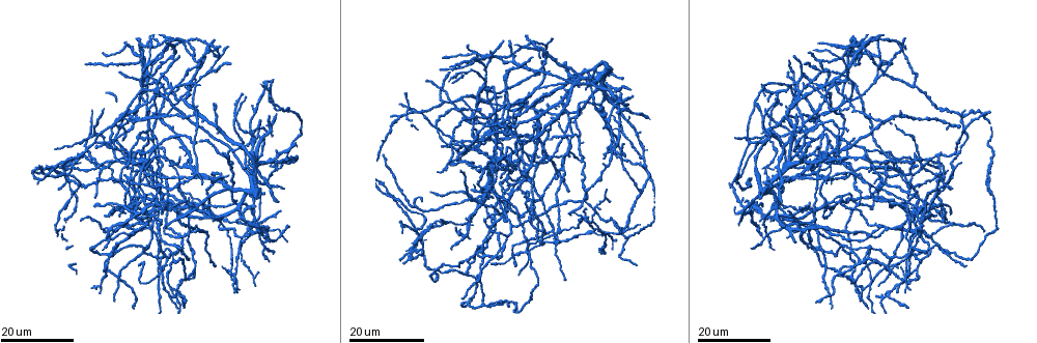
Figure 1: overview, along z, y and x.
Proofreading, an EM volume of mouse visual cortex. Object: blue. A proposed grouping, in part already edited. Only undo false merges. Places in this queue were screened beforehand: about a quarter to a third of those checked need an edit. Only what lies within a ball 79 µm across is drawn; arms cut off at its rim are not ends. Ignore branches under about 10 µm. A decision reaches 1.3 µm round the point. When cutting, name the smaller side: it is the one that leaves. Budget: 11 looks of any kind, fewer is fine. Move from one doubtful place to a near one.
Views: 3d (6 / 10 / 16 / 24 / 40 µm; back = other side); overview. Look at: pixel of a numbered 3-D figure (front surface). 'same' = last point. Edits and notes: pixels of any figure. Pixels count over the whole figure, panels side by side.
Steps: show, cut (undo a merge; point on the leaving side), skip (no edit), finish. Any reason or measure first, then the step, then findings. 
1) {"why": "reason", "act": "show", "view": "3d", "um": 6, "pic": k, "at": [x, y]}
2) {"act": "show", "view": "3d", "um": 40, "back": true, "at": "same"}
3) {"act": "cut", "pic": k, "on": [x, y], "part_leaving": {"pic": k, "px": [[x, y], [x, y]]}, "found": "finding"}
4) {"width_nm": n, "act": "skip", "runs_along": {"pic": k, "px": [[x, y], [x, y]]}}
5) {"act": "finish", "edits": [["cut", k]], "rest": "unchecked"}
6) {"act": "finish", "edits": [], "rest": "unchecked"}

{"why": "three arms meet", "act": "show", "view": "3d", "um": 16, "pic": 1, "at": [818, 121]}

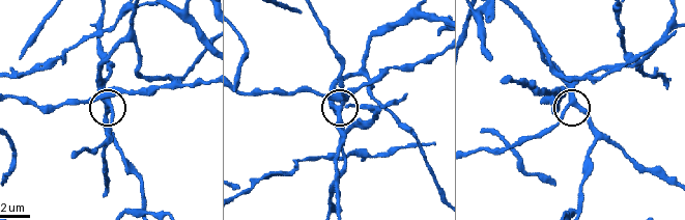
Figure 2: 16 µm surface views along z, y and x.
{"act": "show", "view": "3d", "um": 6, "pic": 2, "at": [341, 109]}

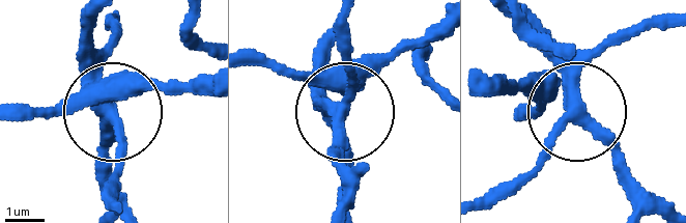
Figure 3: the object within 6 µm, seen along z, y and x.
{"width_nm": 330, "act": "skip", "found": "all the same neuron"}

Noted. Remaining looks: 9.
{"act": "show", "view": "3d", "um": 16, "pic": 1, "at": [635, 231]}

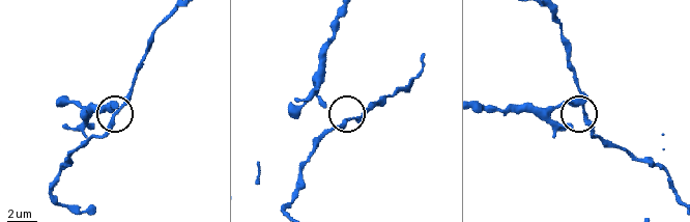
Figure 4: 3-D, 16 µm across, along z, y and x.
{"act": "show", "view": "3d", "um": 6, "pic": 4, "at": [113, 118]}

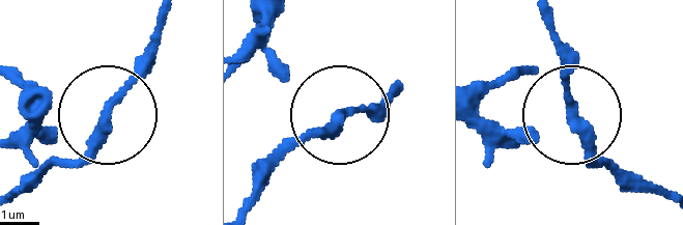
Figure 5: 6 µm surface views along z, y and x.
{"why": "other side", "act": "show", "view": "3d", "um": 6, "back": true, "pic": 5, "at": [337, 120]}

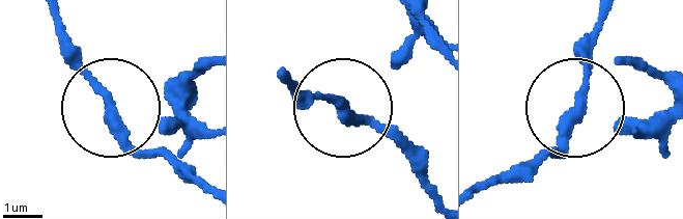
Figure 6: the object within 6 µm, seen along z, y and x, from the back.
{"act": "skip", "runs_along": {"pic": 6, "px": [[173, 105], [177, 125], [111, 115], [183, 181]]}, "found": "continuous, no second neuron"}

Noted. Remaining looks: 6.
{"why": "three arms meet", "act": "show", "view": "3d", "um": 24, "pic": 1, "at": [553, 232]}

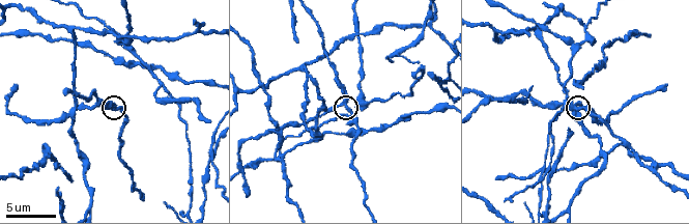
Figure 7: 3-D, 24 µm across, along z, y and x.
{"why": "closer look", "act": "show", "view": "3d", "um": 10, "pic": 7, "at": [344, 104]}

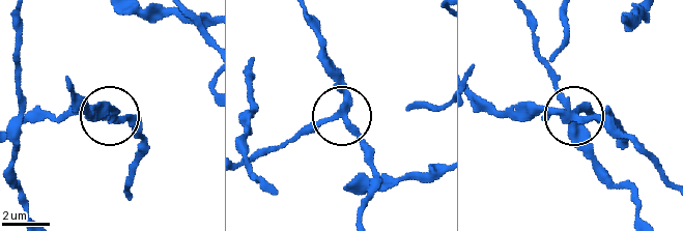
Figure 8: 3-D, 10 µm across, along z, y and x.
{"arms": 3, "act": "skip", "runs_along": {"pic": 8, "px": [[308, 20], [321, 61], [338, 85], [343, 121], [369, 161]]}, "found": "continuous, no second neuron"}

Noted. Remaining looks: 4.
{"act": "show", "view": "3d", "um": 24, "pic": 1, "at": [609, 131]}

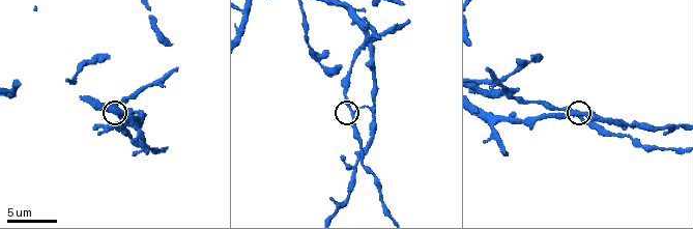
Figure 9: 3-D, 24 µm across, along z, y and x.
{"act": "show", "view": "3d", "um": 10, "pic": 9, "at": [350, 110]}

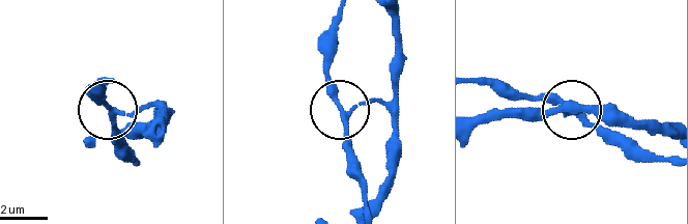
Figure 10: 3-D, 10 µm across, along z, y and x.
{"width_nm": 190, "act": "skip", "runs_along": {"pic": 10, "px": [[391, 15], [397, 33], [391, 99], [339, 108], [327, 58]]}, "found": "one neuron here"}

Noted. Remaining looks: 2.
{"why": "looks like a crossing", "act": "show", "view": "3d", "um": 24, "pic": 1, "at": [524, 173]}

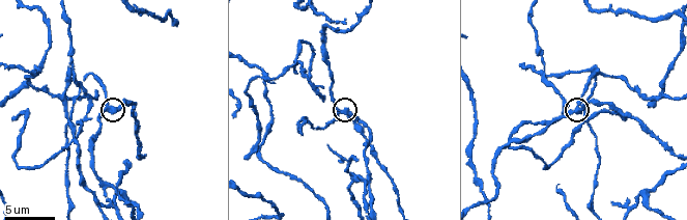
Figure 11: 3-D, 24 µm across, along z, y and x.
{"act": "show", "view": "3d", "um": 6, "pic": 11, "at": [338, 110]}

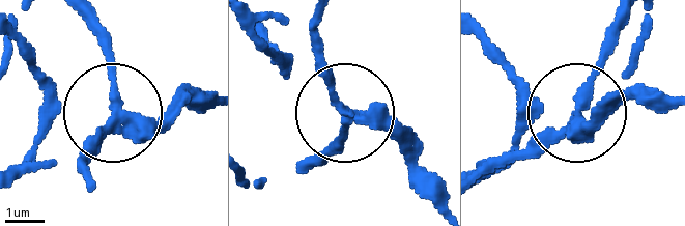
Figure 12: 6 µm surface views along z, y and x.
{"width_nm": 260, "act": "cut", "pic": 12, "on": [104, 53], "part_leaving": {"pic": 12, "px": [[111, 102], [97, 35], [81, 16]]}, "found": "a second neuron is stuck on"}

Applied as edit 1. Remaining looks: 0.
{"act": "finish", "edits": [["cut", 12]], "rest": "unchecked"}

